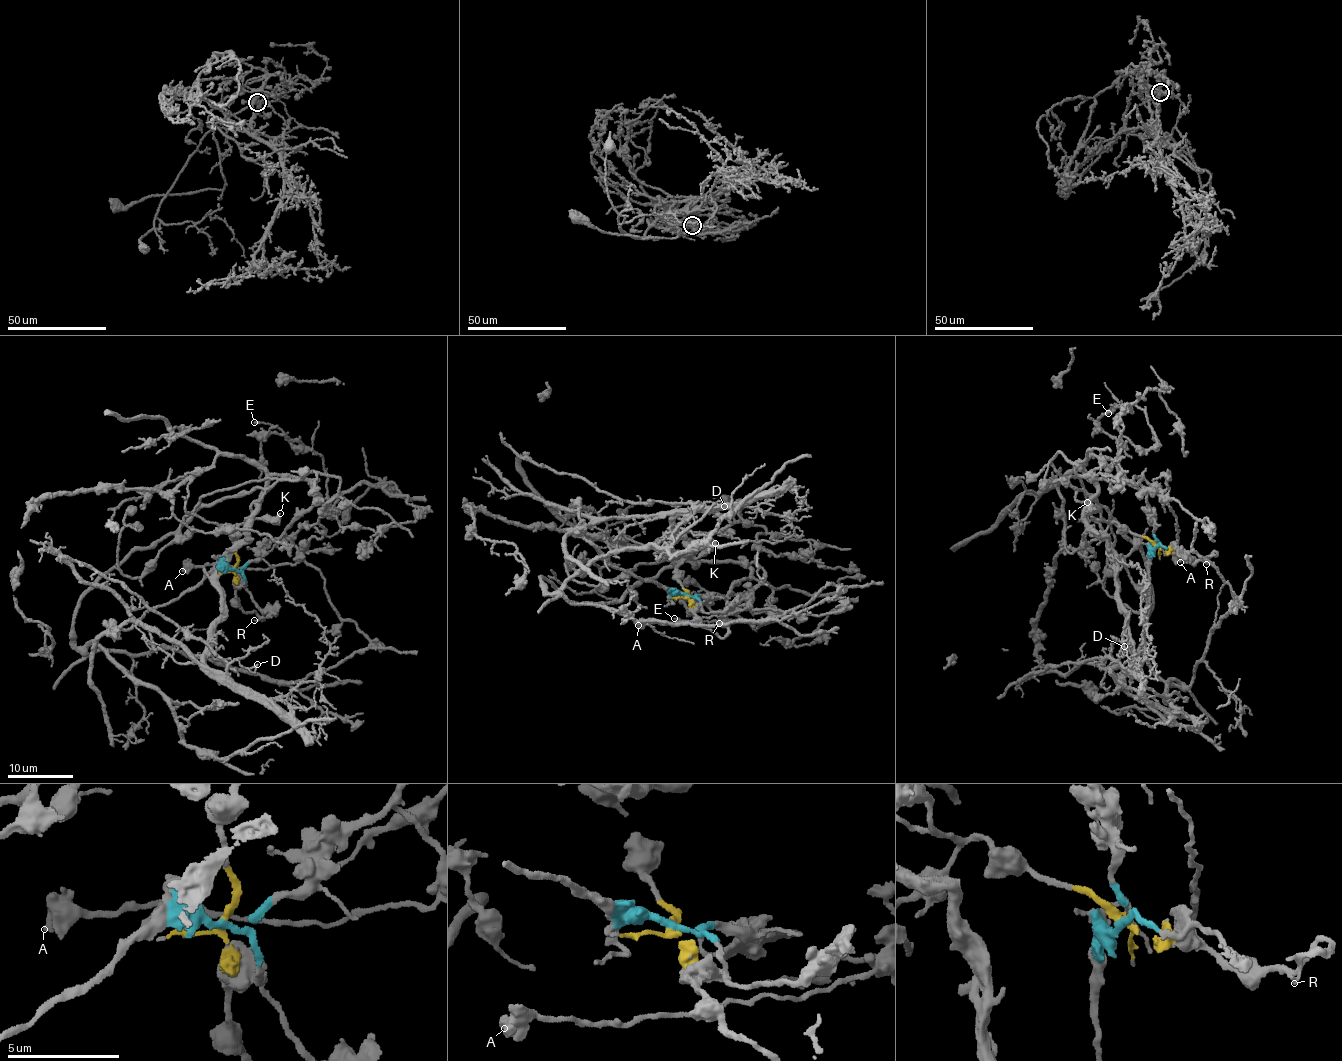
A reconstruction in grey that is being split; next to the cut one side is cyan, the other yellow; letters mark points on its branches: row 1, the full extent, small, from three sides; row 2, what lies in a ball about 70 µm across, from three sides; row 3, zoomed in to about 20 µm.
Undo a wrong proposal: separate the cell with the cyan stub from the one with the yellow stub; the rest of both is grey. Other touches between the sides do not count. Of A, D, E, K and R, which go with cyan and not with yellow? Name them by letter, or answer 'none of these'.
A, D, E

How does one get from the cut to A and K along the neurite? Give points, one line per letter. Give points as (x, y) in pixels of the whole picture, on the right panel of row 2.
A: (1156, 547), (1155, 520), (1146, 504), (1151, 491), (1168, 505), (1176, 522), (1175, 554), (1180, 562)
K: (1156, 546), (1125, 527), (1102, 519), (1101, 510), (1086, 502)

